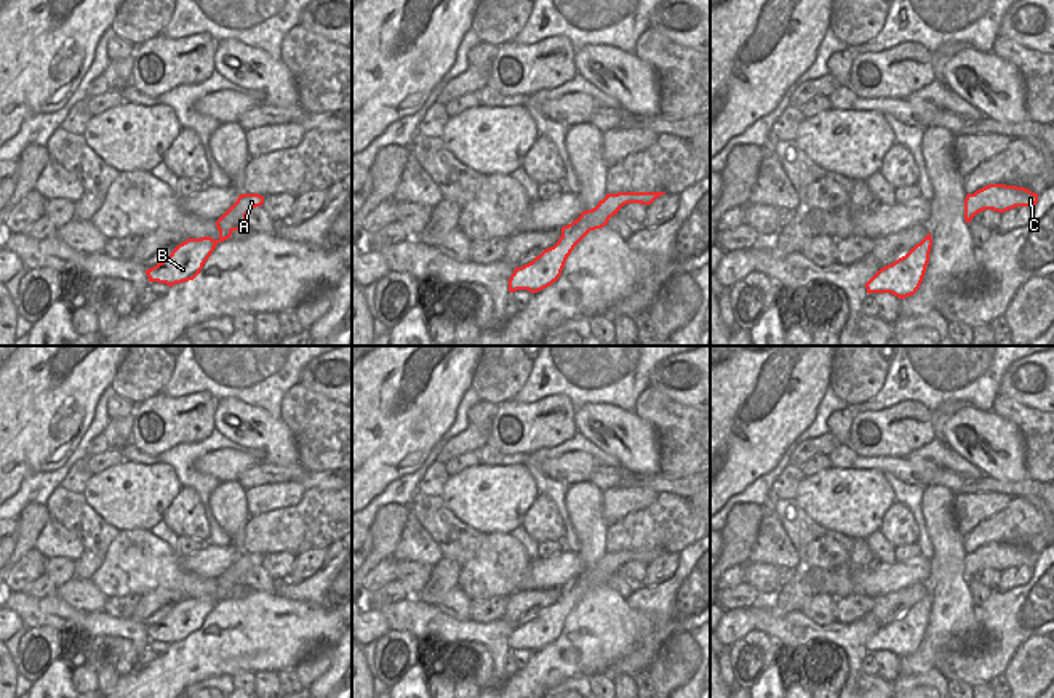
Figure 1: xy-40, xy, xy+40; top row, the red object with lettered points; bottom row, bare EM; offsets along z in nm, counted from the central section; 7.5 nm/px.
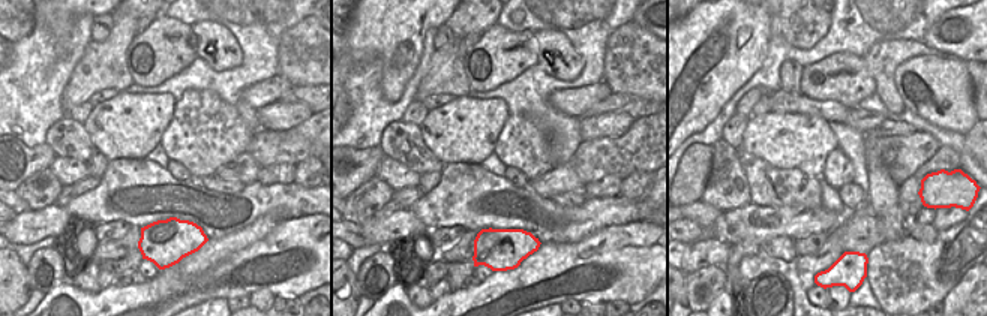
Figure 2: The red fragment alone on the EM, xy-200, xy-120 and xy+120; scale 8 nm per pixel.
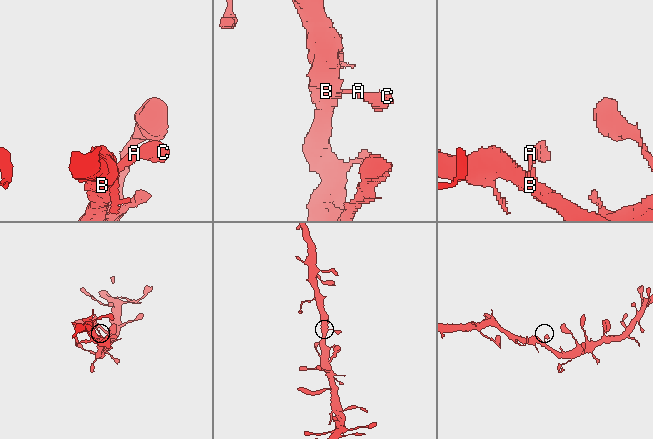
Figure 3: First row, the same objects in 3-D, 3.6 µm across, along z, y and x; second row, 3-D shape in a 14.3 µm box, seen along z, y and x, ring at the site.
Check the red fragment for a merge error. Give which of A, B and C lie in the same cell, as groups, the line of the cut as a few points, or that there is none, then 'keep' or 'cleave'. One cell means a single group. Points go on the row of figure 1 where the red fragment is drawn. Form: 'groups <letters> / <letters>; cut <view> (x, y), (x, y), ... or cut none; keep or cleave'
groups A B C; cut none; keep

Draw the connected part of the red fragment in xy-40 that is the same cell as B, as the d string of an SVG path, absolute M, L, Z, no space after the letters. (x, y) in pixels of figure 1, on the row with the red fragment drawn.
M242 194L237 202L216 221L219 239L211 237L187 239L179 243L171 255L157 266L146 271L149 282L176 283L194 280L203 264L208 261L219 242L230 239L234 231L240 231L246 221L246 215L262 207L264 197L259 194Z

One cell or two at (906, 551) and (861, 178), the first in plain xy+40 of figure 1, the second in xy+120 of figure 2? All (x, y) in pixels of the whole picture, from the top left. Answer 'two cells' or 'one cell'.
two cells

